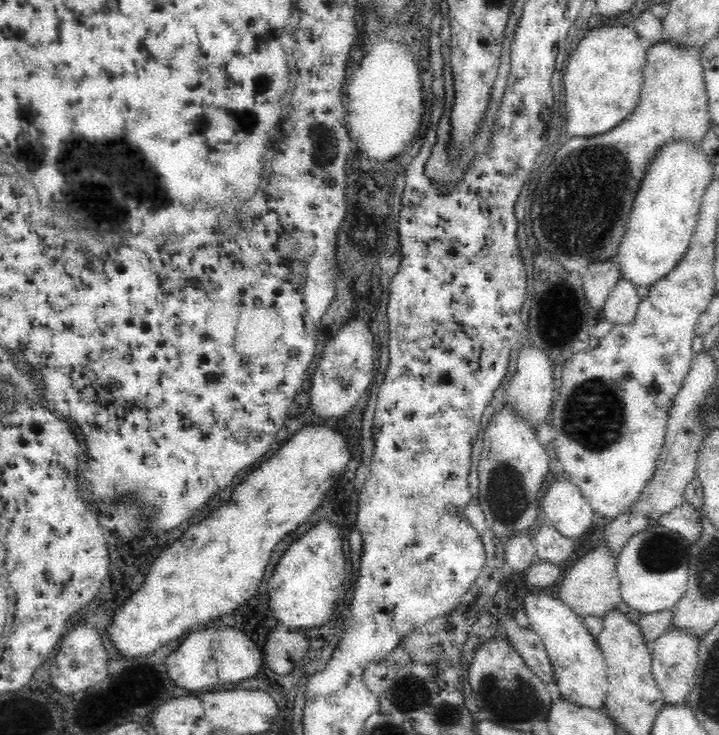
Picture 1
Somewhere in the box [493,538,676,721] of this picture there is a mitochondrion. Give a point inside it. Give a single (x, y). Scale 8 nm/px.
(529, 694)

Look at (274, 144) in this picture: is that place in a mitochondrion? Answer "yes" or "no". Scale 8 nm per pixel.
no

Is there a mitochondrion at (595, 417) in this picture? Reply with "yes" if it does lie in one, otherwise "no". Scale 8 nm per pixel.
yes

